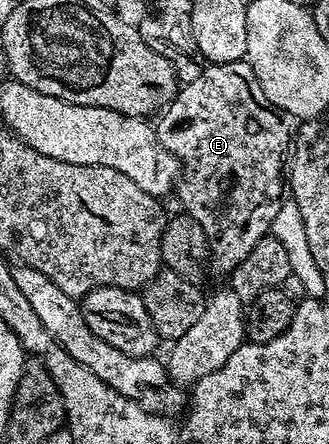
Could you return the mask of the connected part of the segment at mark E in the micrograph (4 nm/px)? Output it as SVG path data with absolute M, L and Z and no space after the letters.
M246 61L237 63L212 63L204 66L201 77L197 77L193 81L180 86L179 90L175 93L174 101L167 104L165 110L158 116L158 119L159 123L156 122L154 124L154 129L155 136L159 138L159 144L165 150L171 151L175 155L175 158L179 160L181 178L177 183L177 195L179 191L179 199L183 202L182 210L190 215L193 221L197 221L197 225L201 225L201 229L205 229L205 237L207 238L207 246L209 248L210 270L212 267L215 271L230 273L237 265L241 265L241 261L245 261L245 257L249 257L253 245L257 245L257 241L261 241L267 236L271 230L271 223L277 217L277 209L285 195L285 152L292 146L293 128L296 126L297 120L289 113L278 111L267 100L265 93L261 89L261 85L257 81L257 77L253 73L253 69Z

